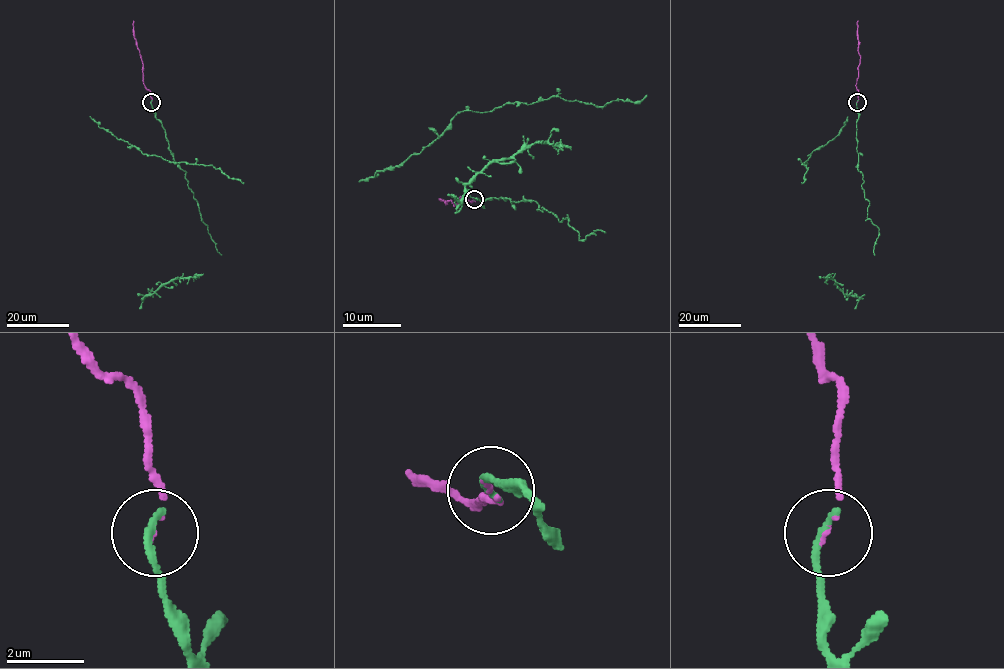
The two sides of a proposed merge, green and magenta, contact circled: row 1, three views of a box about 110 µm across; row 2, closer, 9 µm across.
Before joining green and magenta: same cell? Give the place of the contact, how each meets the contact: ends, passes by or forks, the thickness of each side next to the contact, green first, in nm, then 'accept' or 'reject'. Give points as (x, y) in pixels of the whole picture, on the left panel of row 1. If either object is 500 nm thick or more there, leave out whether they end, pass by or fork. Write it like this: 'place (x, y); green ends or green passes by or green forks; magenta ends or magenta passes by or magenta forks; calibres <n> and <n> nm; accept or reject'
place (151, 102); green ends; magenta ends; calibres 240 and 70 nm; accept

